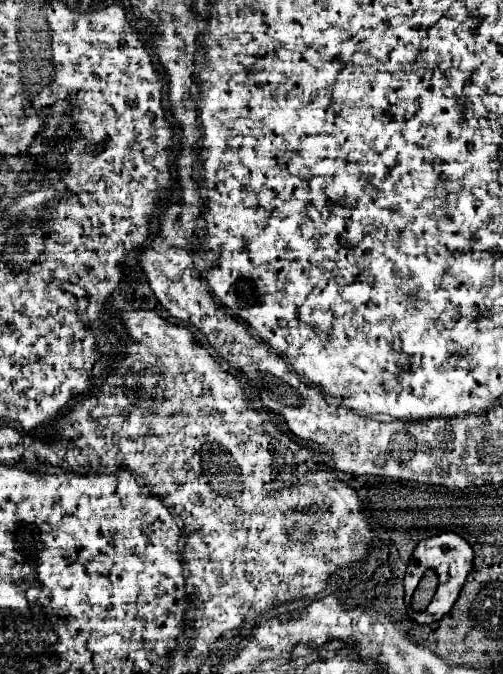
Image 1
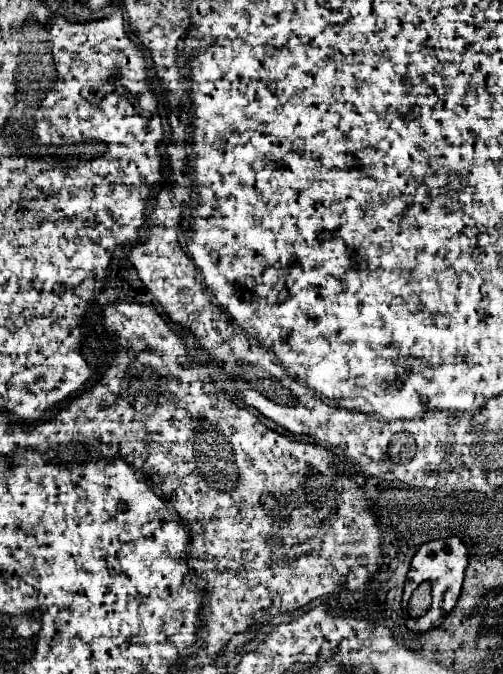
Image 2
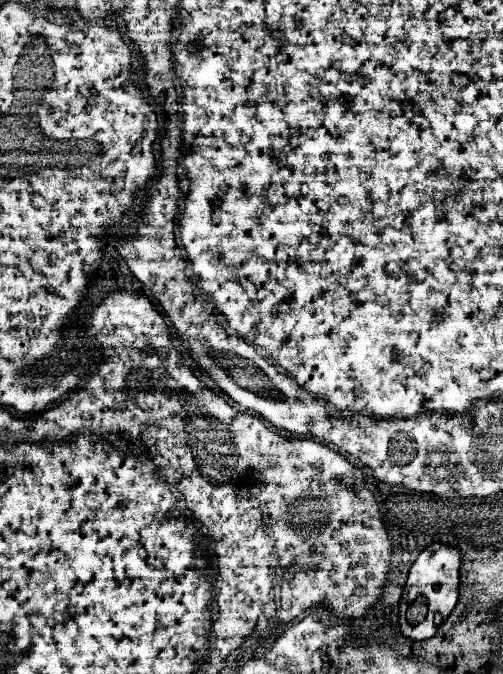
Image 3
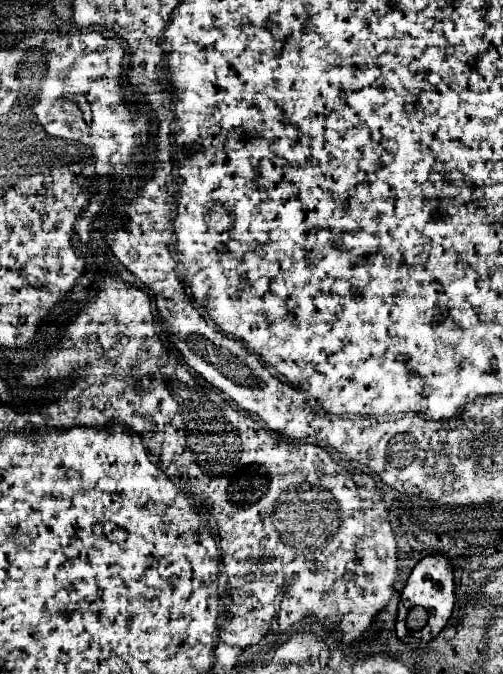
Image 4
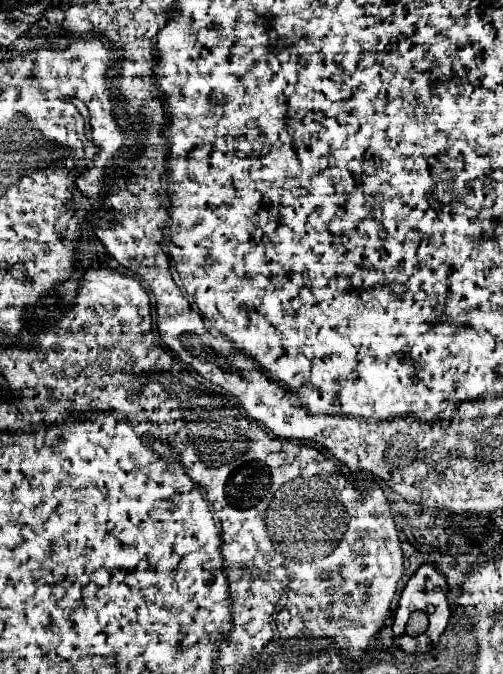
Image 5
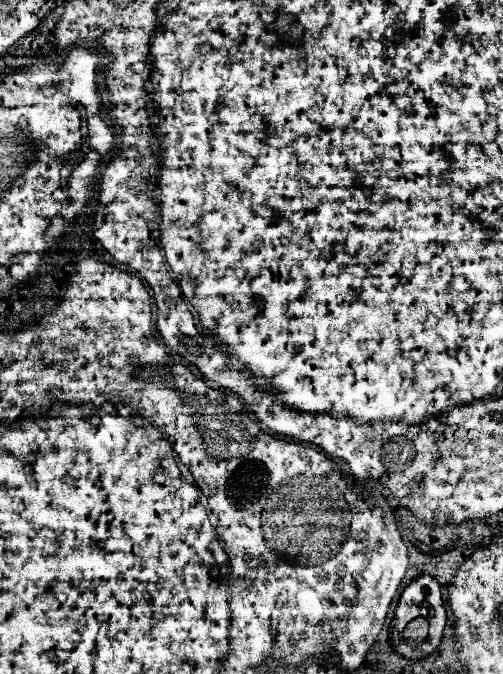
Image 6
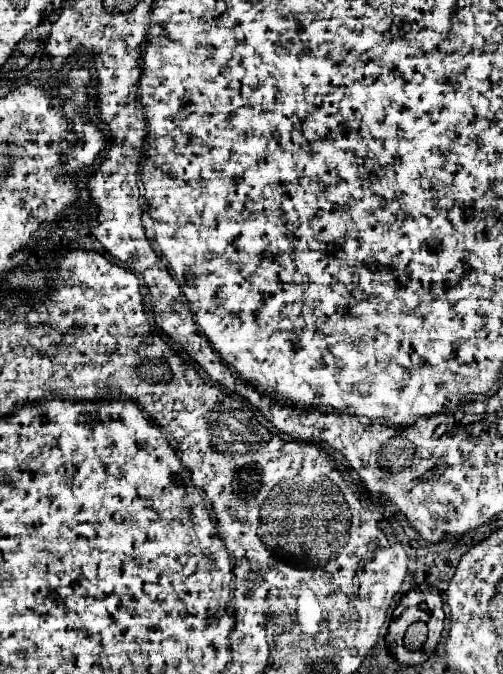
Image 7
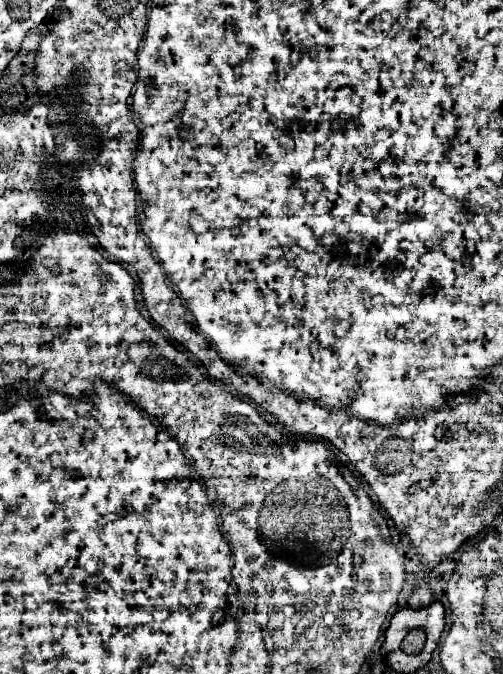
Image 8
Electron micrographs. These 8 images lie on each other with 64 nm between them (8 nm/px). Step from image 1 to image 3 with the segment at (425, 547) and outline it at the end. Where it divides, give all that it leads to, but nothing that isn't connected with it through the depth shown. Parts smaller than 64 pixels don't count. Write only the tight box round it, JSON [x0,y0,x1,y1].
[400,544,460,640]

